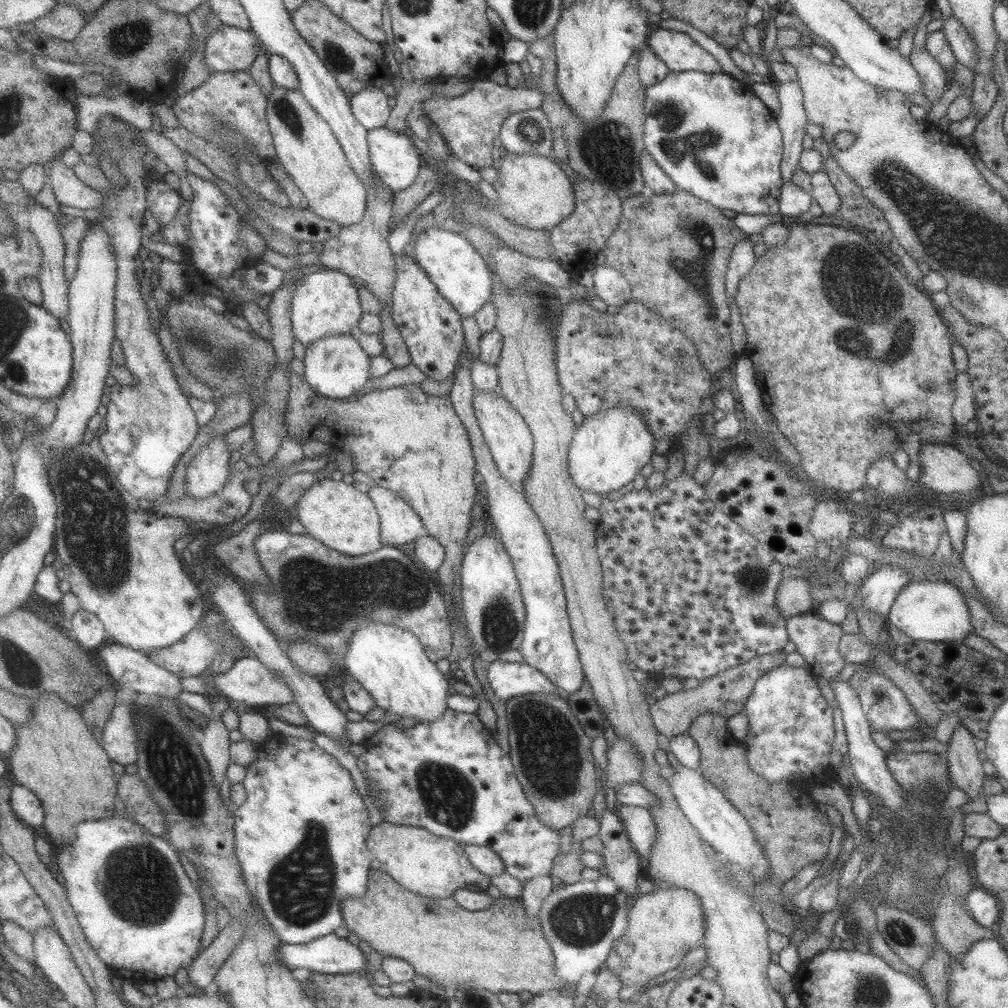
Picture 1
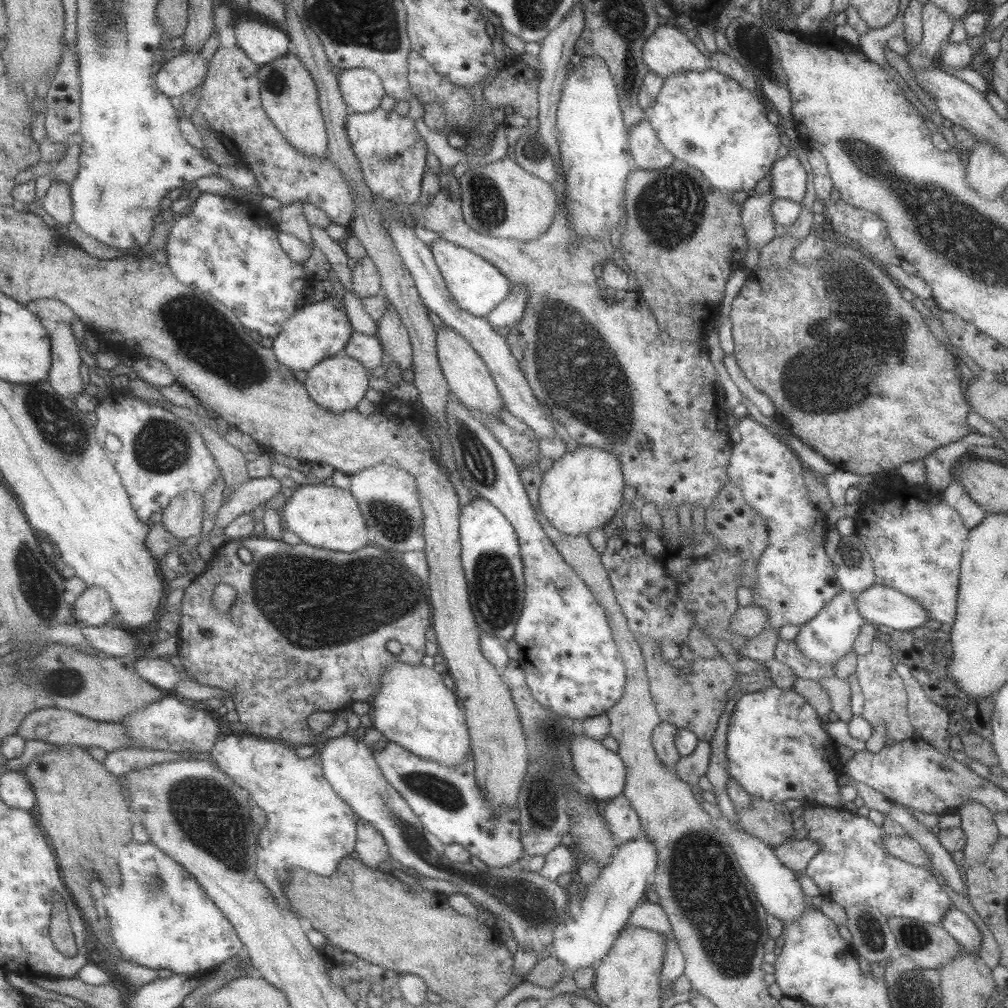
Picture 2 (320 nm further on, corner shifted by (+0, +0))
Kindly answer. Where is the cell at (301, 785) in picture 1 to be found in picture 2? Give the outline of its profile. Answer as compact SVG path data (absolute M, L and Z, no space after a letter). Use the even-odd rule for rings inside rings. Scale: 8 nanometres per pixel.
M234 732L220 741L215 741L207 753L211 759L232 781L244 788L253 805L259 807L267 818L267 823L255 829L256 834L256 875L267 887L272 897L282 907L292 911L282 893L282 884L288 877L291 867L305 868L319 876L329 876L339 860L349 856L355 844L355 820L358 816L341 800L322 775L321 761L317 754L307 758L298 758L294 746L265 737L236 736Z

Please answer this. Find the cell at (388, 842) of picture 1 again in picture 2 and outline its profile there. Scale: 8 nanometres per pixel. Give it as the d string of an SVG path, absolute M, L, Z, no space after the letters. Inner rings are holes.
M362 818L355 820L354 851L357 852L357 859L375 869L379 862L390 857L386 848L387 845L378 830Z

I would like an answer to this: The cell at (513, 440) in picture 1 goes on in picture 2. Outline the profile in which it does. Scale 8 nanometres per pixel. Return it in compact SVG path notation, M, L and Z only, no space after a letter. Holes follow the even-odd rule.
M446 325L445 328L435 327L434 341L436 342L438 363L447 381L451 396L455 396L461 404L467 405L467 408L477 409L480 413L490 417L498 417L496 414L501 407L504 407L503 401L488 368L471 348L469 342Z

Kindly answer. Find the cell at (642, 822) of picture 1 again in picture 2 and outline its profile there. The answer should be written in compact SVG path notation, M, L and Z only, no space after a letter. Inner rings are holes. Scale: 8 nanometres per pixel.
M622 794L609 799L603 816L613 833L616 846L633 840L643 832L639 817Z

